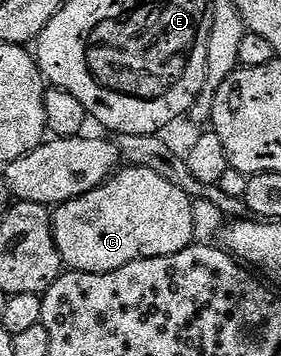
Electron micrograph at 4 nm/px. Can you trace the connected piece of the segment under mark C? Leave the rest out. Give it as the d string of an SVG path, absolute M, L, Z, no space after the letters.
M118 168L99 188L60 202L51 216L61 260L79 273L110 273L127 267L127 263L170 257L195 241L191 198L147 169Z

